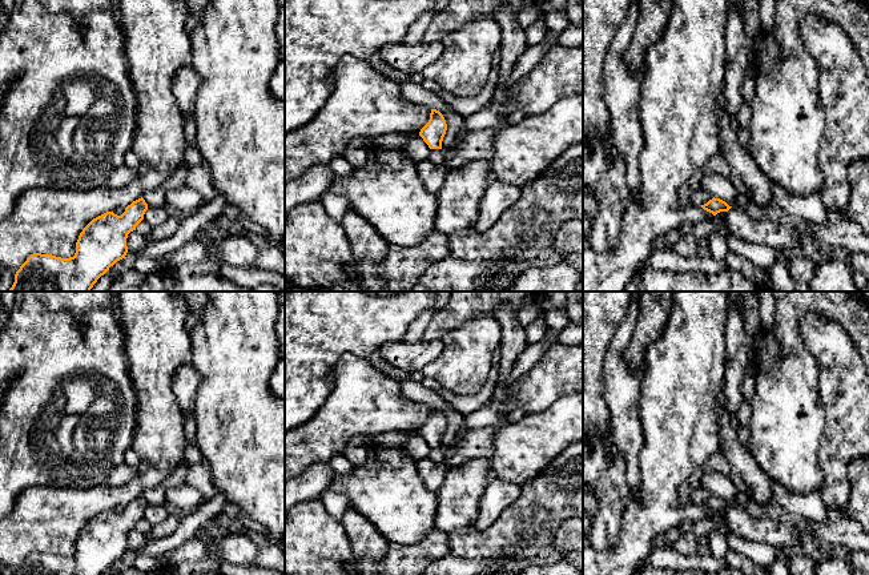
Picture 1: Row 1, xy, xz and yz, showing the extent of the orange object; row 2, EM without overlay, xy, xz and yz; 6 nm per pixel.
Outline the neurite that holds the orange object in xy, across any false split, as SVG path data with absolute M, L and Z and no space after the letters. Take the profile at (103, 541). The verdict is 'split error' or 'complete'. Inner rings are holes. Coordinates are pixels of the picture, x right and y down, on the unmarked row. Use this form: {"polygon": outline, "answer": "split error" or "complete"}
{"polygon": "M141 495L121 514L106 510L80 531L73 555L33 551L15 575L101 575L128 551L128 532L144 518L148 502Z", "answer": "complete"}

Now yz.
{"polygon": "M712 496L707 502L701 503L701 506L713 514L716 514L720 510L728 510L732 504L729 504L725 499L720 496Z", "answer": "complete"}

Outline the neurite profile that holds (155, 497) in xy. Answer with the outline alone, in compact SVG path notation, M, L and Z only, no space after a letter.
M184 463L178 466L172 474L169 474L169 477L158 486L145 490L142 496L148 502L148 506L165 506L166 491L172 487L184 484L188 470L189 465Z

